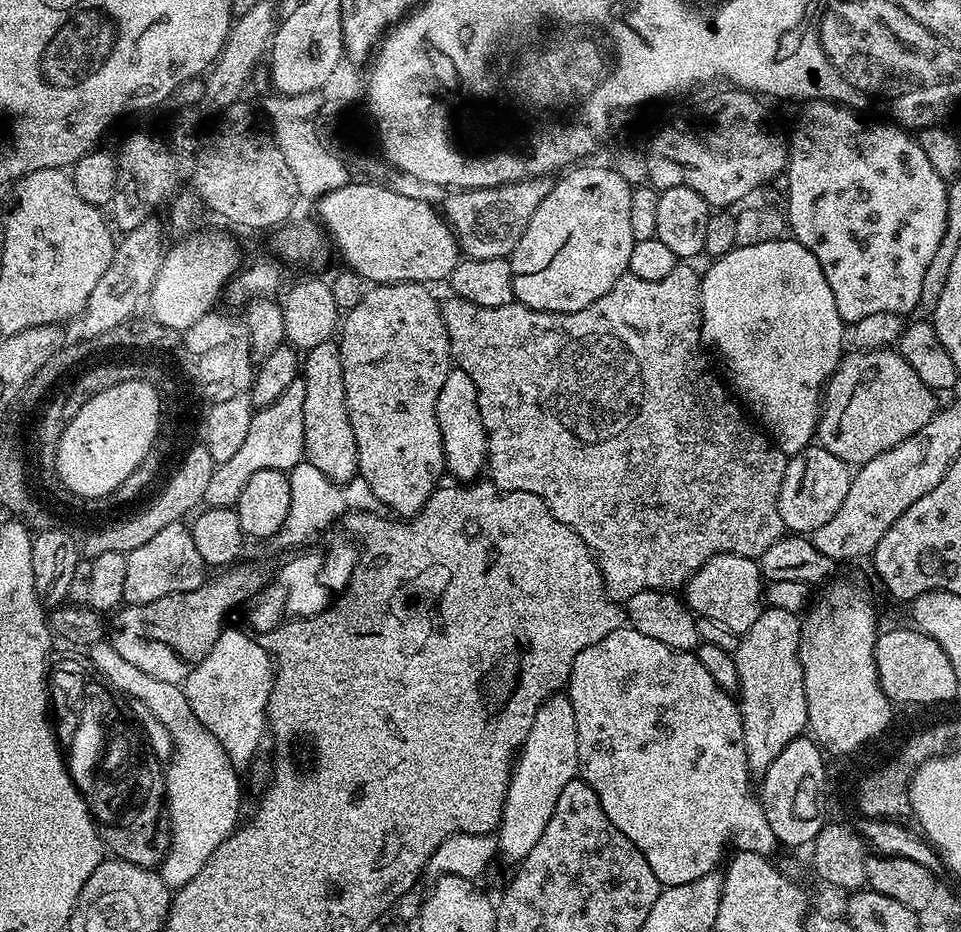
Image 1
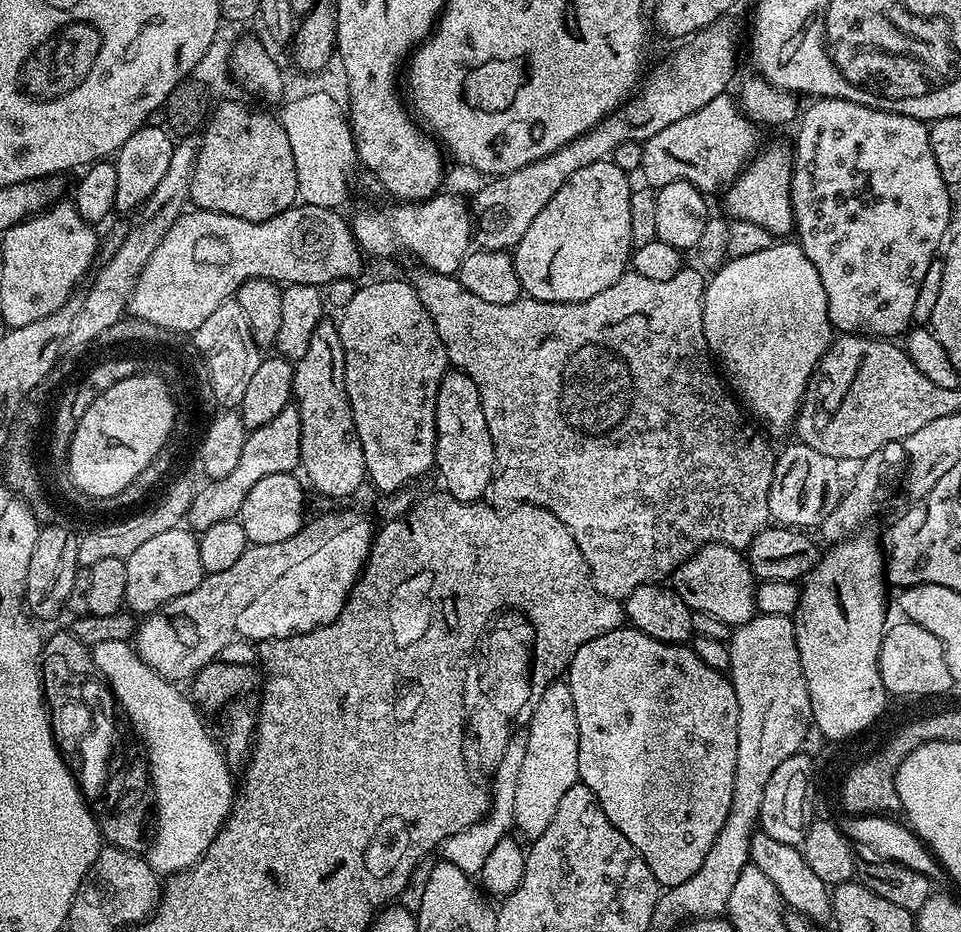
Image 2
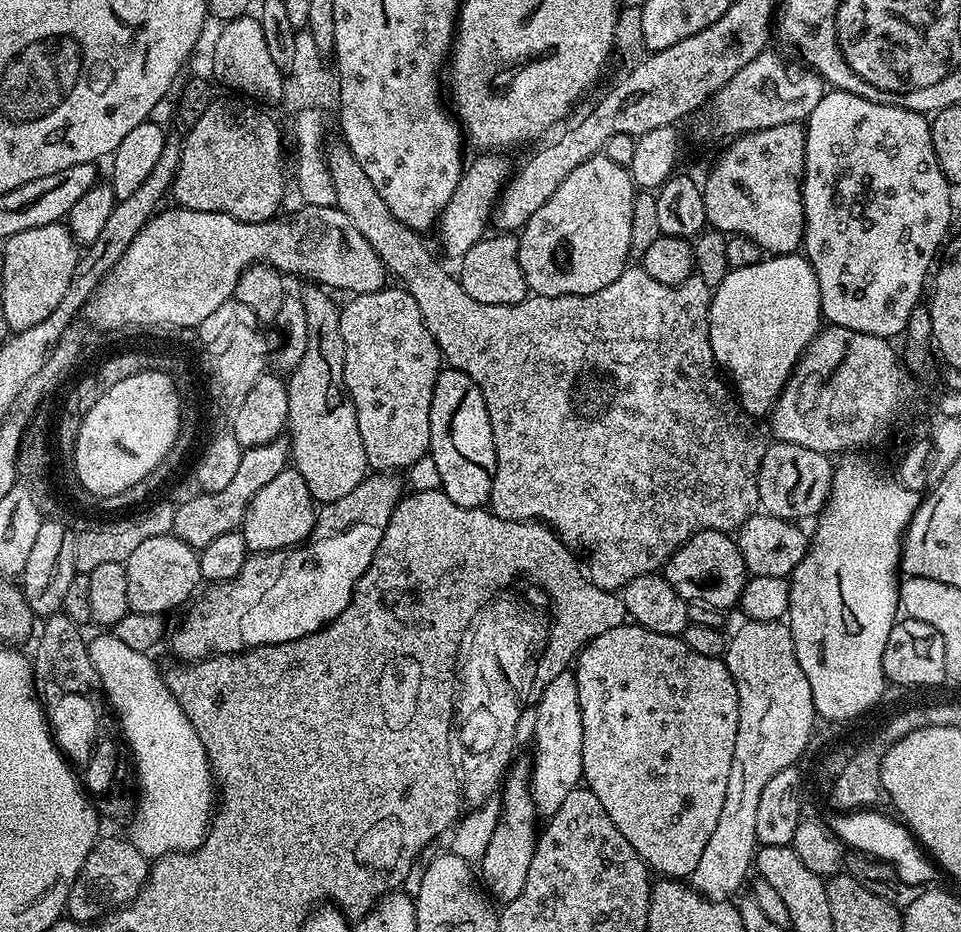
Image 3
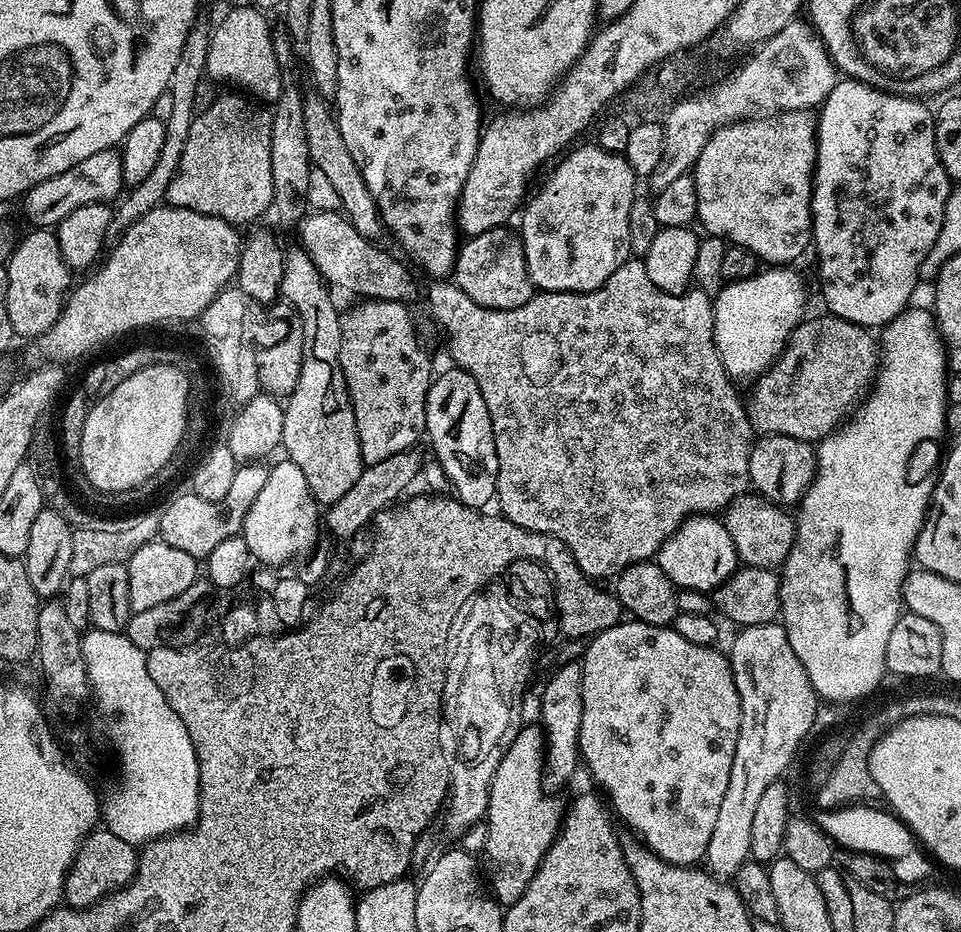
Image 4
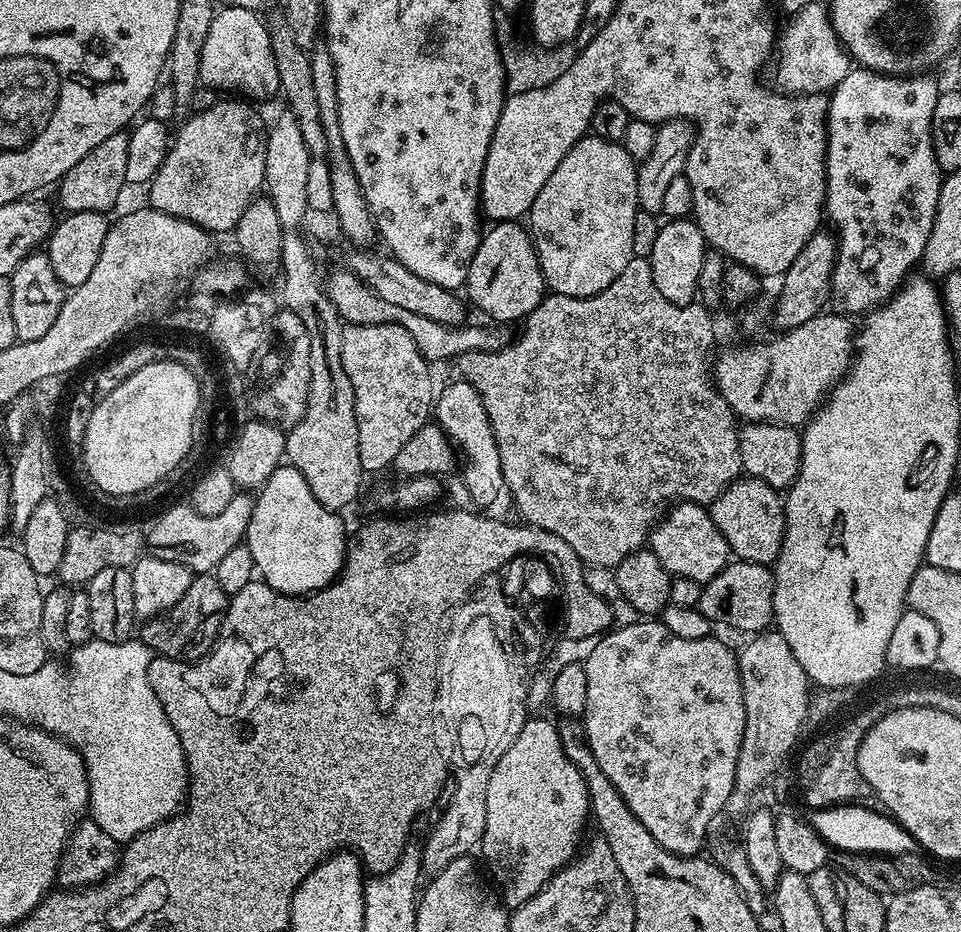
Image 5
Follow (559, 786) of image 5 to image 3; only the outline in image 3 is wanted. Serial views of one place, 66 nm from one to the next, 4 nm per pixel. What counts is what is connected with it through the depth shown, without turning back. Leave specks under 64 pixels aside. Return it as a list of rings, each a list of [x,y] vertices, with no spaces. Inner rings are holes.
[[[527,759],[519,760],[511,765],[510,771],[504,777],[502,783],[504,796],[499,797],[502,811],[494,834],[491,835],[490,844],[478,863],[478,876],[487,895],[501,905],[518,898],[522,882],[526,882],[526,870],[530,870],[530,858],[534,858],[538,835],[538,824],[536,828],[538,813],[528,790],[530,764]]]

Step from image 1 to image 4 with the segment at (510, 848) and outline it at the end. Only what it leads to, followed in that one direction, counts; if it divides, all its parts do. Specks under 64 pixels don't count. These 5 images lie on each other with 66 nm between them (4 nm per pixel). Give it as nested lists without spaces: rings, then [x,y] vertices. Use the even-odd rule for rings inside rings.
[[[573,662],[561,664],[557,672],[545,682],[541,691],[541,721],[546,732],[546,771],[544,784],[547,789],[556,790],[576,772],[580,758],[580,727],[582,726],[582,670]]]

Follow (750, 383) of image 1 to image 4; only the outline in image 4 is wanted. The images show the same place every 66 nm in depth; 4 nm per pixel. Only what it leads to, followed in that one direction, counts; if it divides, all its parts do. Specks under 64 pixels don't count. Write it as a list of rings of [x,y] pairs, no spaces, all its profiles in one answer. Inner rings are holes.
[[[768,266],[744,280],[725,283],[714,296],[714,346],[733,381],[755,381],[784,352],[792,331],[805,319],[808,292],[792,266]]]

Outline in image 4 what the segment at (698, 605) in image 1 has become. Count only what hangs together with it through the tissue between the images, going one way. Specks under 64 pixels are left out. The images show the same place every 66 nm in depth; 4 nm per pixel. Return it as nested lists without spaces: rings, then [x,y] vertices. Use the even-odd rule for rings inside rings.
[[[715,515],[689,516],[674,535],[666,538],[654,559],[662,574],[666,574],[666,578],[670,578],[670,582],[677,589],[685,588],[709,594],[721,588],[736,573],[738,567],[730,530],[726,530],[723,519]]]

